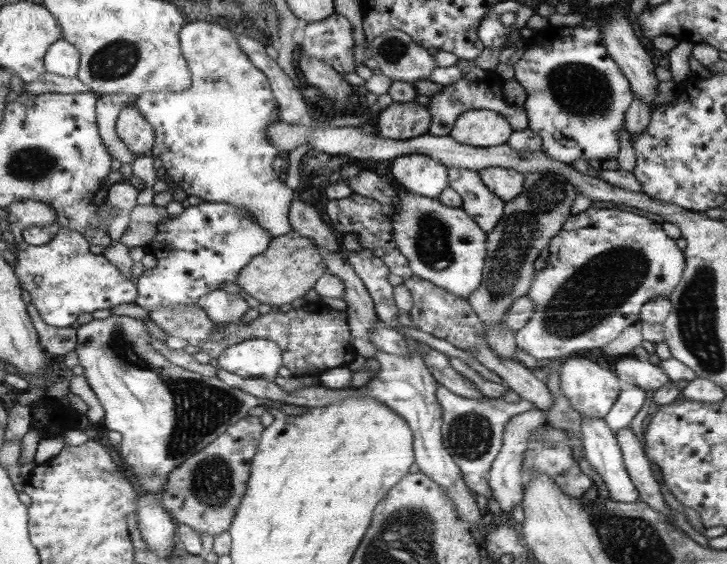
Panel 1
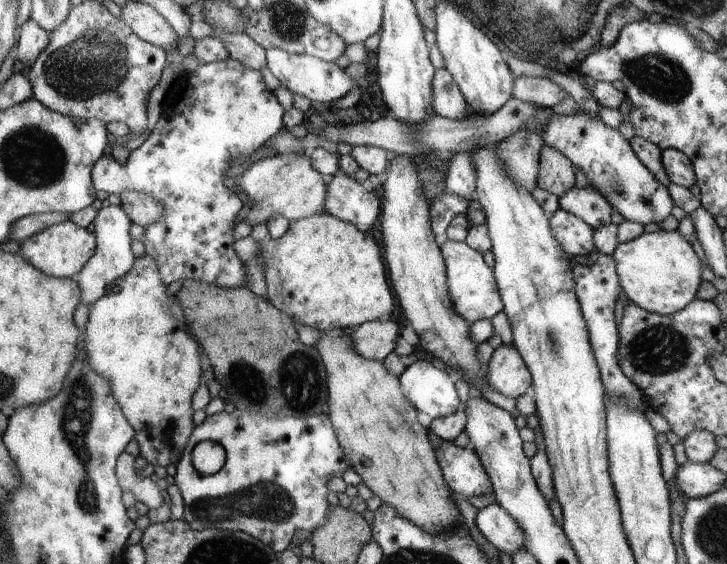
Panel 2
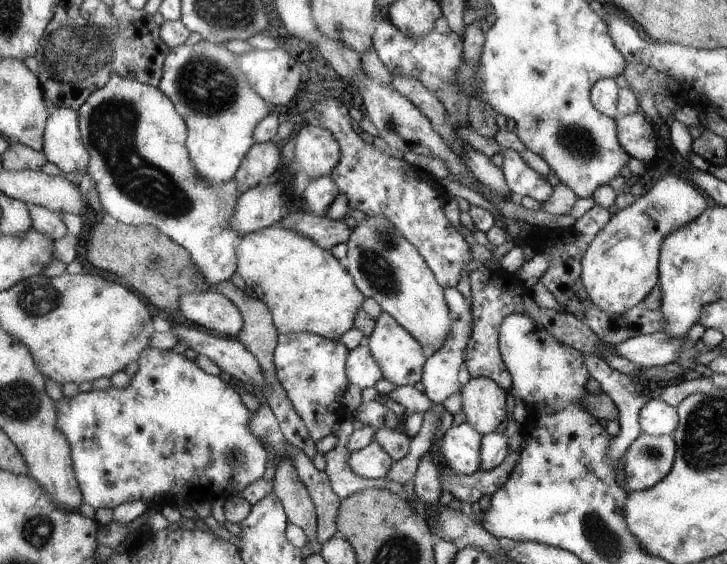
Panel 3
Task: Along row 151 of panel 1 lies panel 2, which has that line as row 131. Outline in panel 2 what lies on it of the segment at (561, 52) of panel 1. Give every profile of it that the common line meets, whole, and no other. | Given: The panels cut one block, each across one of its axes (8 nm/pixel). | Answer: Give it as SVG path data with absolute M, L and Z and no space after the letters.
M578 111L576 115L556 115L547 121L546 130L542 132L545 146L558 149L587 176L590 184L596 184L600 192L606 194L610 204L626 221L660 224L671 214L674 201L667 186L660 184L654 174L640 162L634 154L629 140L623 138L618 129L607 126L600 118Z

